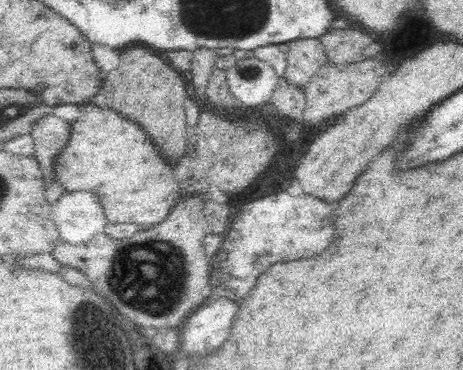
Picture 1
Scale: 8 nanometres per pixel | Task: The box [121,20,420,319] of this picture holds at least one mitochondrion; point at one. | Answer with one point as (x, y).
(250, 67)

